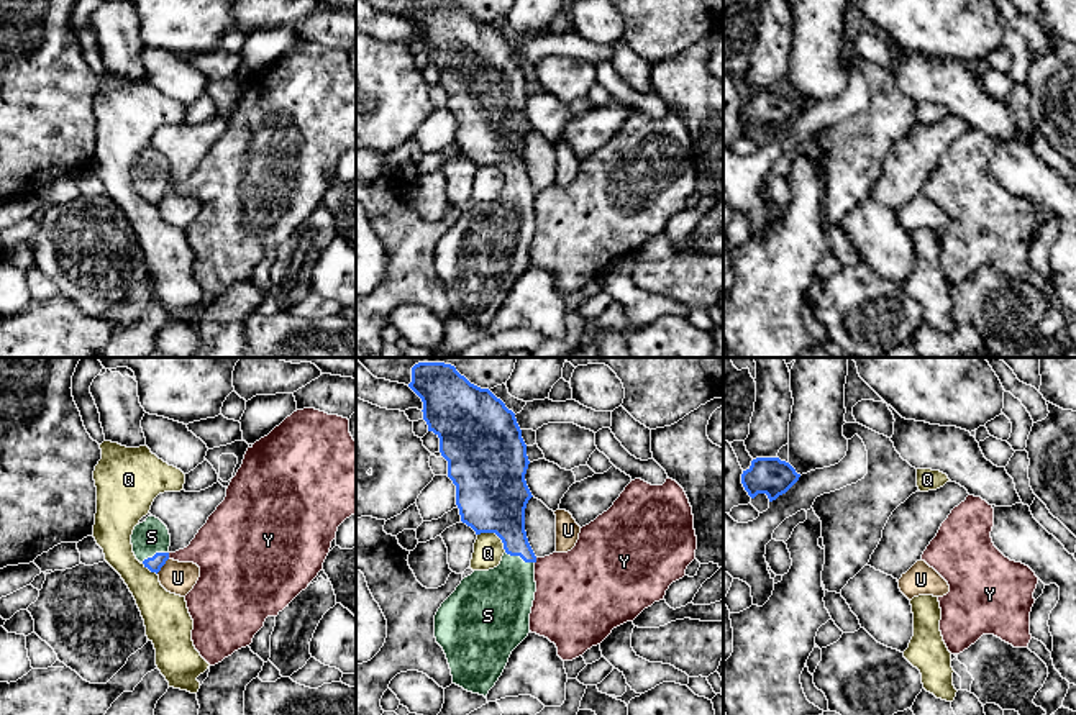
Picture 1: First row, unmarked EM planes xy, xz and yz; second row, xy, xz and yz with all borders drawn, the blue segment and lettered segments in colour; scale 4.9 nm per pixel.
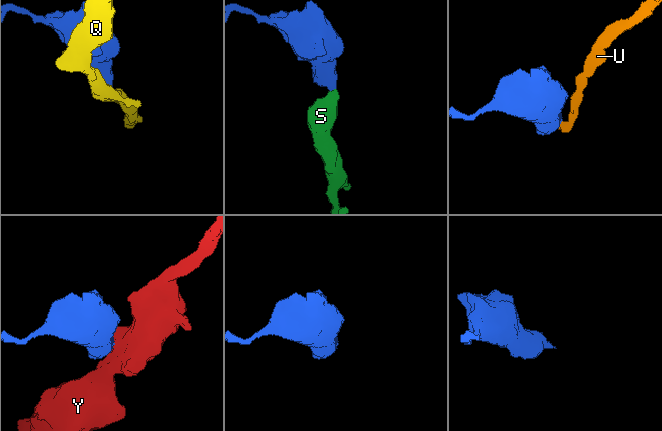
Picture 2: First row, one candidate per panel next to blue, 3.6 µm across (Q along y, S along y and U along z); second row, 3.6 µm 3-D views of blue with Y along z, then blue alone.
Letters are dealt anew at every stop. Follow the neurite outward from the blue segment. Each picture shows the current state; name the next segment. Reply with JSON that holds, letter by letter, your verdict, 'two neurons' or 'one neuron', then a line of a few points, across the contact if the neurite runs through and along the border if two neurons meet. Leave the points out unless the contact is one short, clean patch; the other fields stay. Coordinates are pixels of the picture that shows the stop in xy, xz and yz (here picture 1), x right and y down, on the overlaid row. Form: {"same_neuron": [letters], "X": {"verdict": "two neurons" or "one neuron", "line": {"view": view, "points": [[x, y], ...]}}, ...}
{"same_neuron": ["S"], "Q": {"verdict": "two neurons", "line": {"view": "xz", "points": [[478, 533], [494, 533], [506, 551]]}}, "S": {"verdict": "one neuron", "line": {"view": "xz", "points": [[501, 510], [520, 556], [512, 584], [499, 601]]}}, "U": {"verdict": "two neurons", "line": {"view": "xy", "points": [[168, 558], [156, 573]]}}, "Y": {"verdict": "two neurons", "line": {"view": "xy", "points": [[168, 553], [169, 558]]}}}

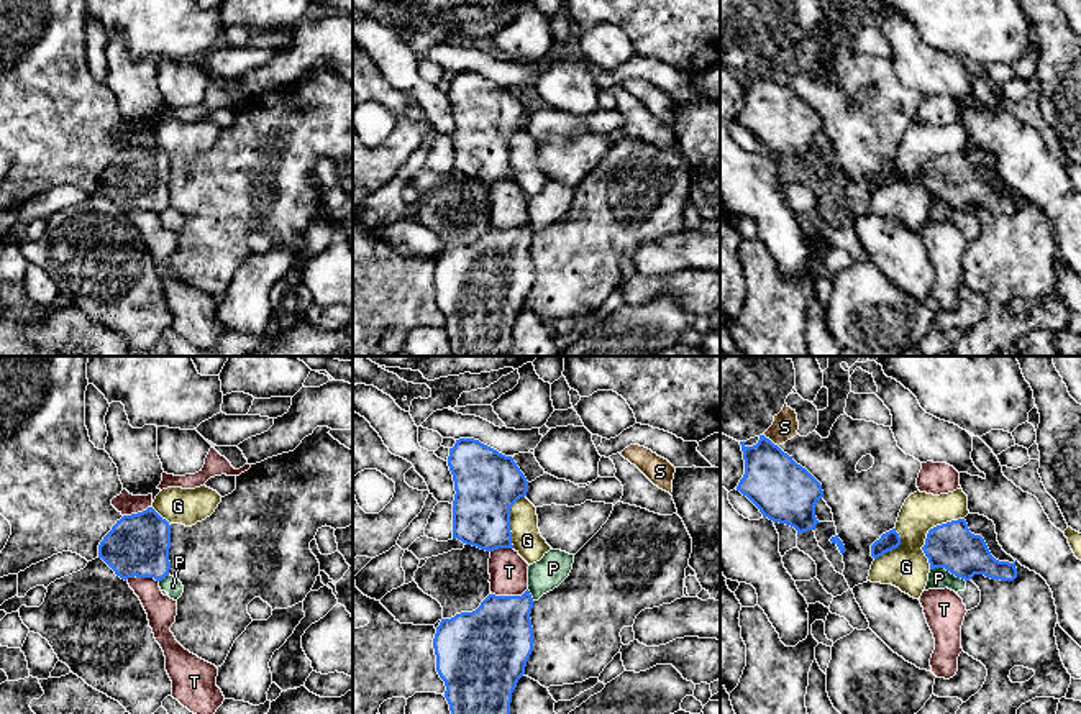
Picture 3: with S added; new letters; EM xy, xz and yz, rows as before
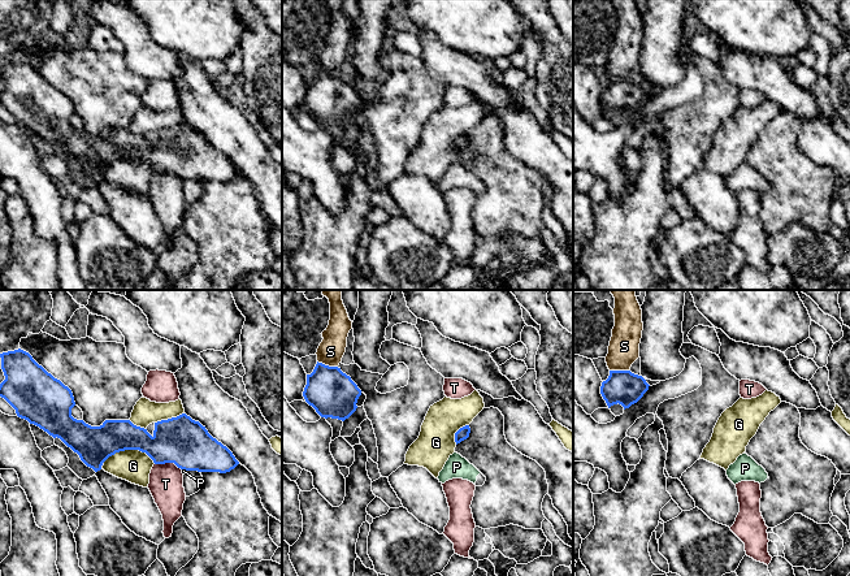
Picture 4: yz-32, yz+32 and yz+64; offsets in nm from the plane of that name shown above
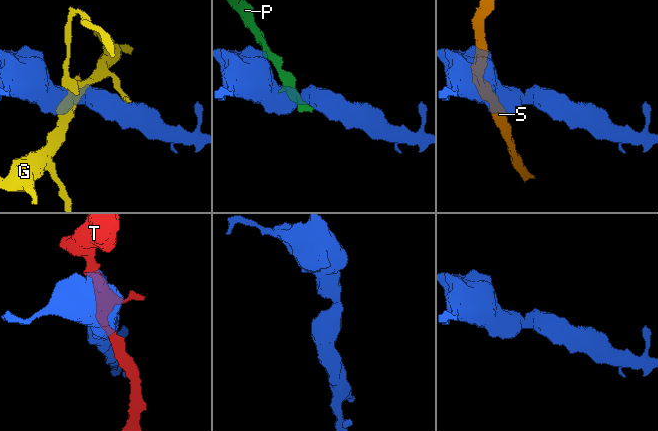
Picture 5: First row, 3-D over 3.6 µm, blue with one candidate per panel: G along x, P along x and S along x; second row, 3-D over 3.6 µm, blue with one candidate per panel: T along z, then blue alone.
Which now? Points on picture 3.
{"same_neuron": [], "G": {"verdict": "two neurons"}, "P": {"verdict": "two neurons", "line": {"view": "yz", "points": [[930, 568], [945, 568], [965, 581]]}}, "S": {"verdict": "two neurons", "line": {"view": "yz", "points": [[763, 434], [778, 447]]}}, "T": {"verdict": "two neurons"}}

